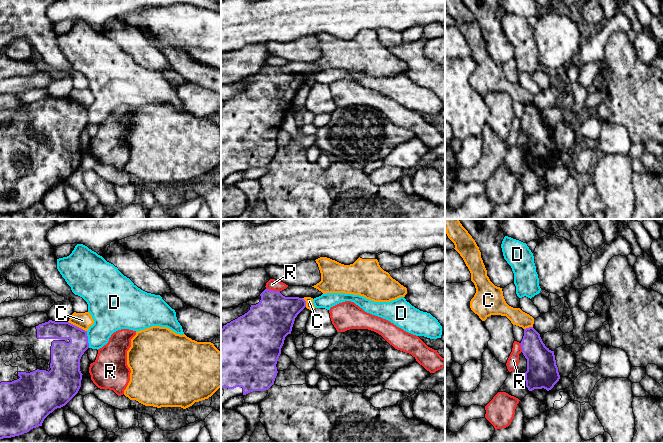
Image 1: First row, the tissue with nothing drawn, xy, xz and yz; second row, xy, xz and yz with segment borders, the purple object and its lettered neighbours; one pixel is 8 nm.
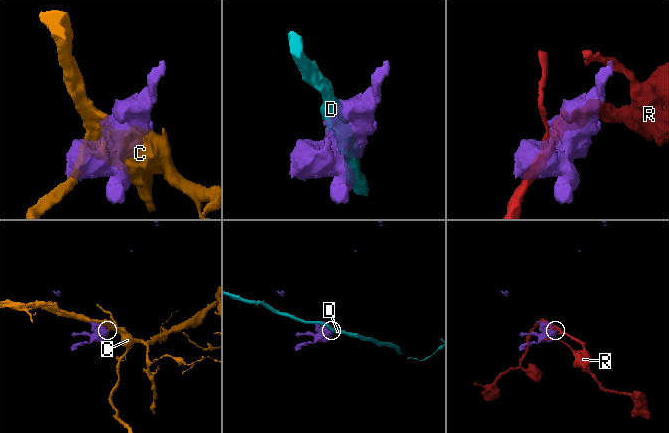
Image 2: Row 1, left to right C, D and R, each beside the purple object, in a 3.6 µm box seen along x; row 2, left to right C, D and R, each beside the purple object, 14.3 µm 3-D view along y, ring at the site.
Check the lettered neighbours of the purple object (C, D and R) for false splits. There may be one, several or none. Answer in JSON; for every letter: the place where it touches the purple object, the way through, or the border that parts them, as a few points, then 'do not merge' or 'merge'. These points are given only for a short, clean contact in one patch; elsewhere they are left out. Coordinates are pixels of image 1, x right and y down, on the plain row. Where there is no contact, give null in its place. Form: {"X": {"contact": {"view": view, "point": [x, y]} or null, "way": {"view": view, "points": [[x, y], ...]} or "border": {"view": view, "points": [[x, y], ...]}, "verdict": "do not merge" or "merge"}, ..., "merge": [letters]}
{"C": {"contact": {"view": "xy", "point": [76, 102]}, "border": {"view": "xy", "points": [[68, 97], [86, 107]]}, "verdict": "do not merge"}, "D": {"contact": {"view": "xy", "point": [87, 115]}, "border": {"view": "xy", "points": [[86, 107], [89, 123]]}, "verdict": "do not merge"}, "R": {"contact": {"view": "xz", "point": [272, 66]}, "verdict": "do not merge"}, "merge": []}

